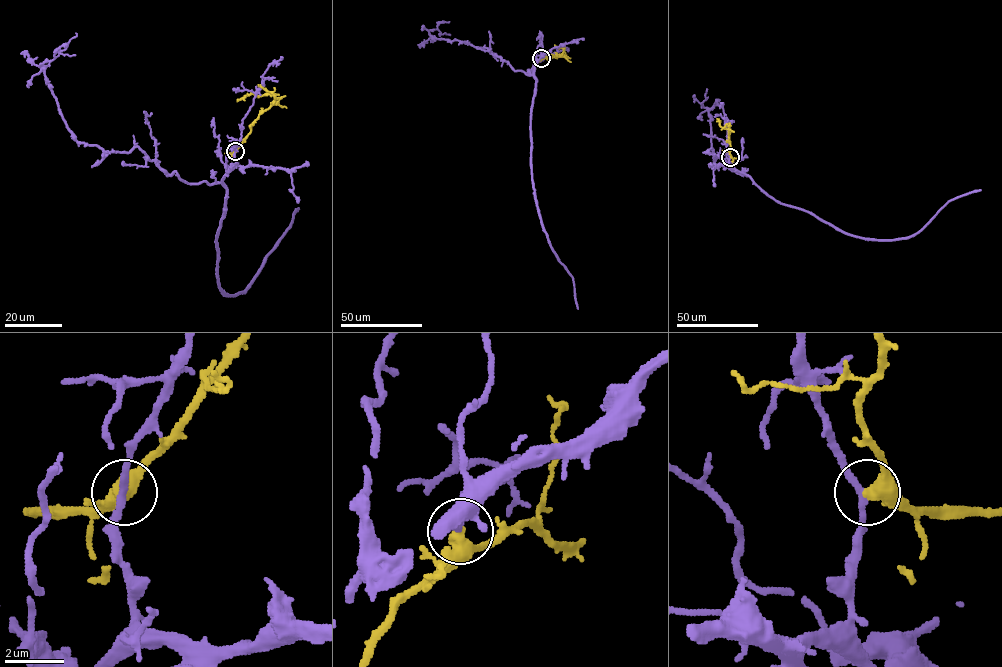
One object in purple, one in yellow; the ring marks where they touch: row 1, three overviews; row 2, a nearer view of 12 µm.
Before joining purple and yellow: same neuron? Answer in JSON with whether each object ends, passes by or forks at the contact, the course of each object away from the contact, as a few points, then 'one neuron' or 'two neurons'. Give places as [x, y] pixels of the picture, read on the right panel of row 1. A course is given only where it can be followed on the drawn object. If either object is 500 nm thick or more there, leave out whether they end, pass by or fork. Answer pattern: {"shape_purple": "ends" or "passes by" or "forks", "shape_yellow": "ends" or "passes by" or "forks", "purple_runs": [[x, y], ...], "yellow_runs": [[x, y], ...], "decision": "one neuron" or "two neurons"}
{"shape_purple": "passes by", "shape_yellow": "passes by", "purple_runs": [[730, 157], [730, 167], [781, 203], [811, 212], [861, 237], [899, 239], [914, 235], [949, 201], [981, 189]], "yellow_runs": [[730, 157], [727, 123], [729, 128]], "decision": "two neurons"}

